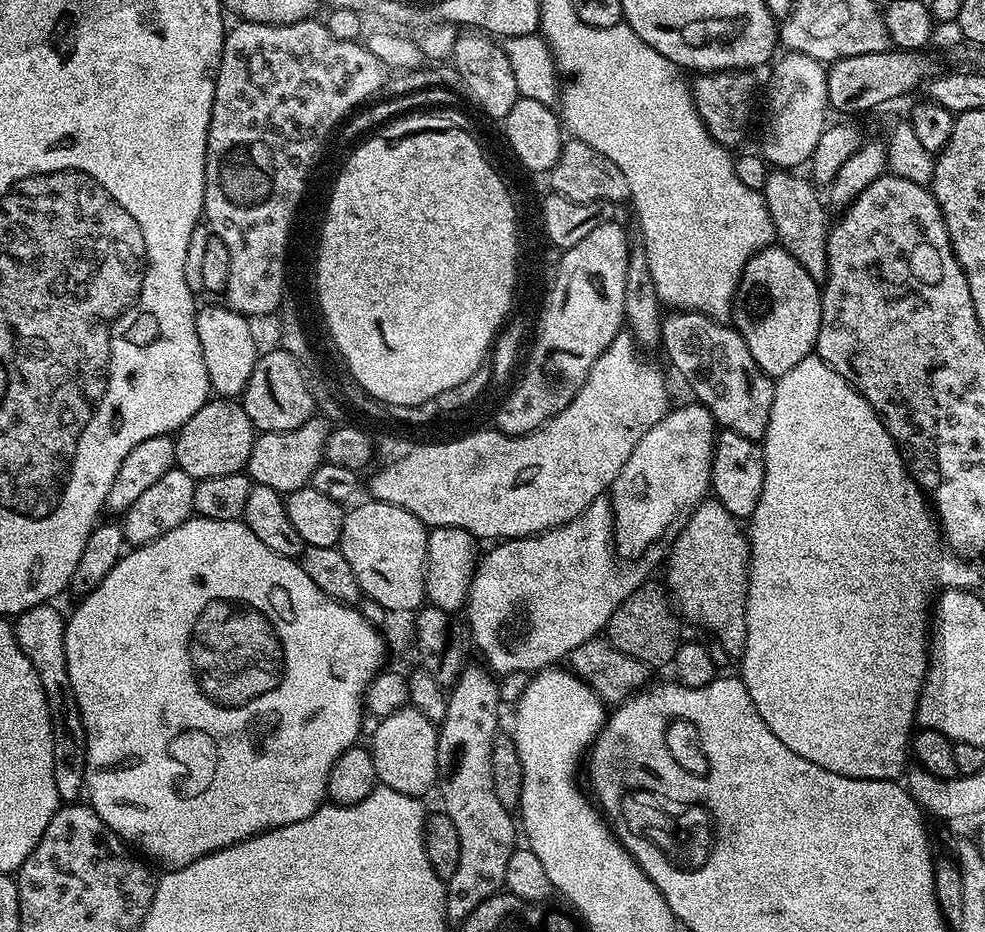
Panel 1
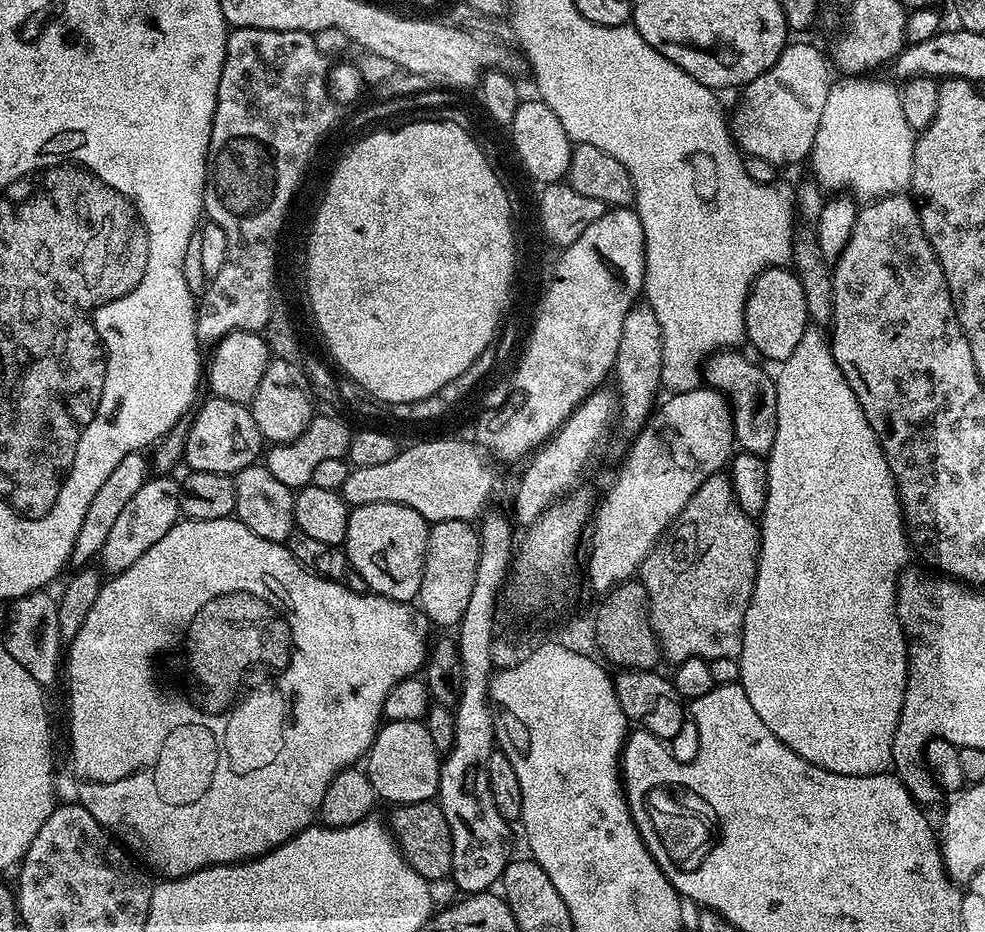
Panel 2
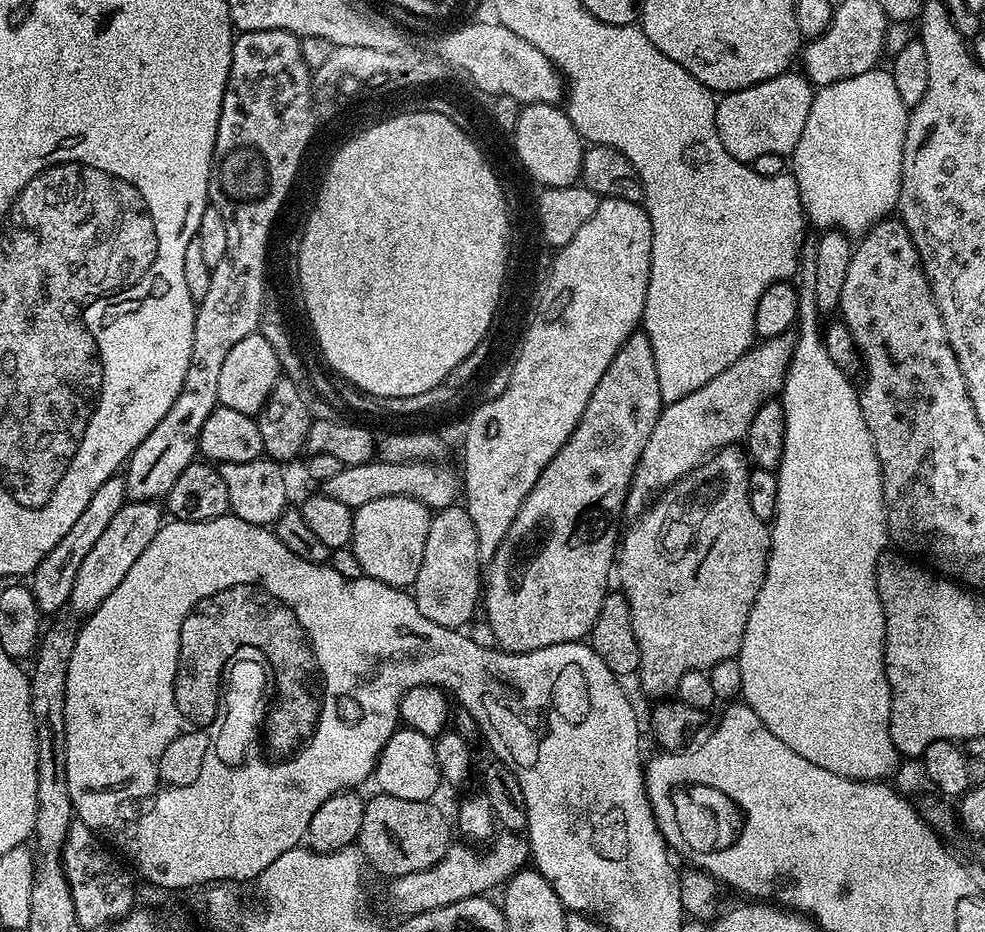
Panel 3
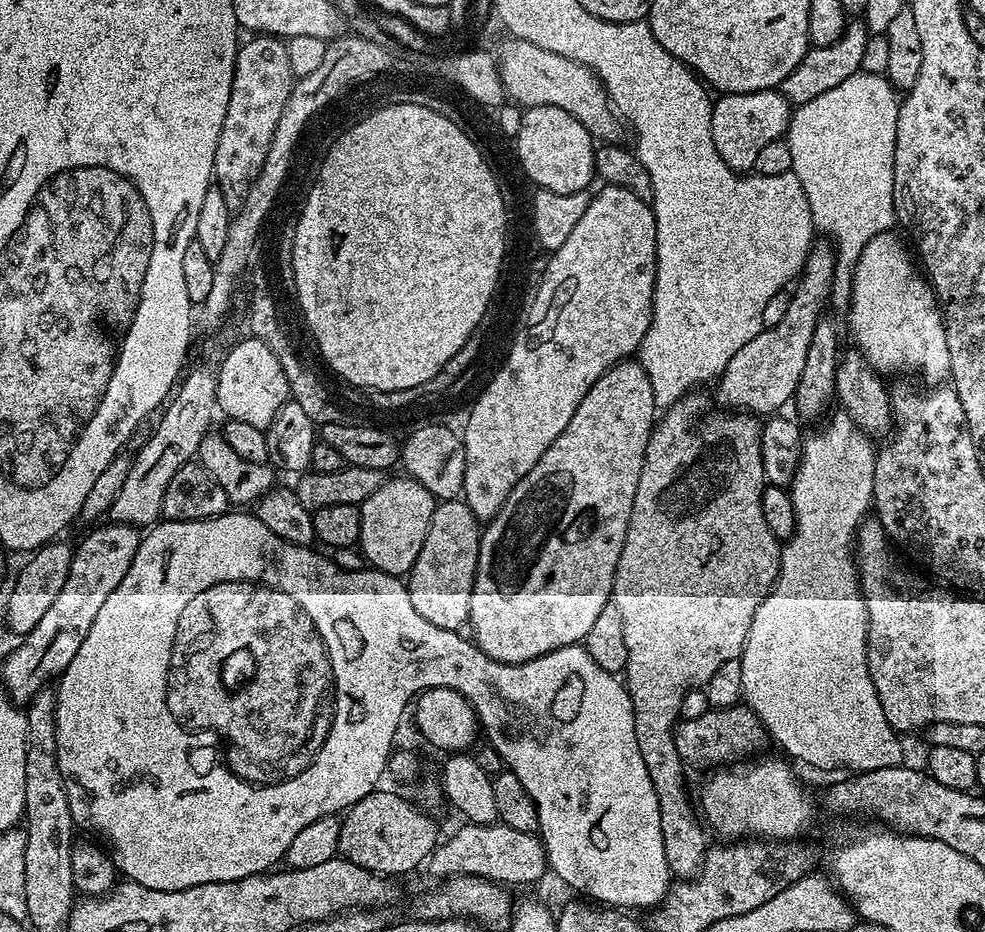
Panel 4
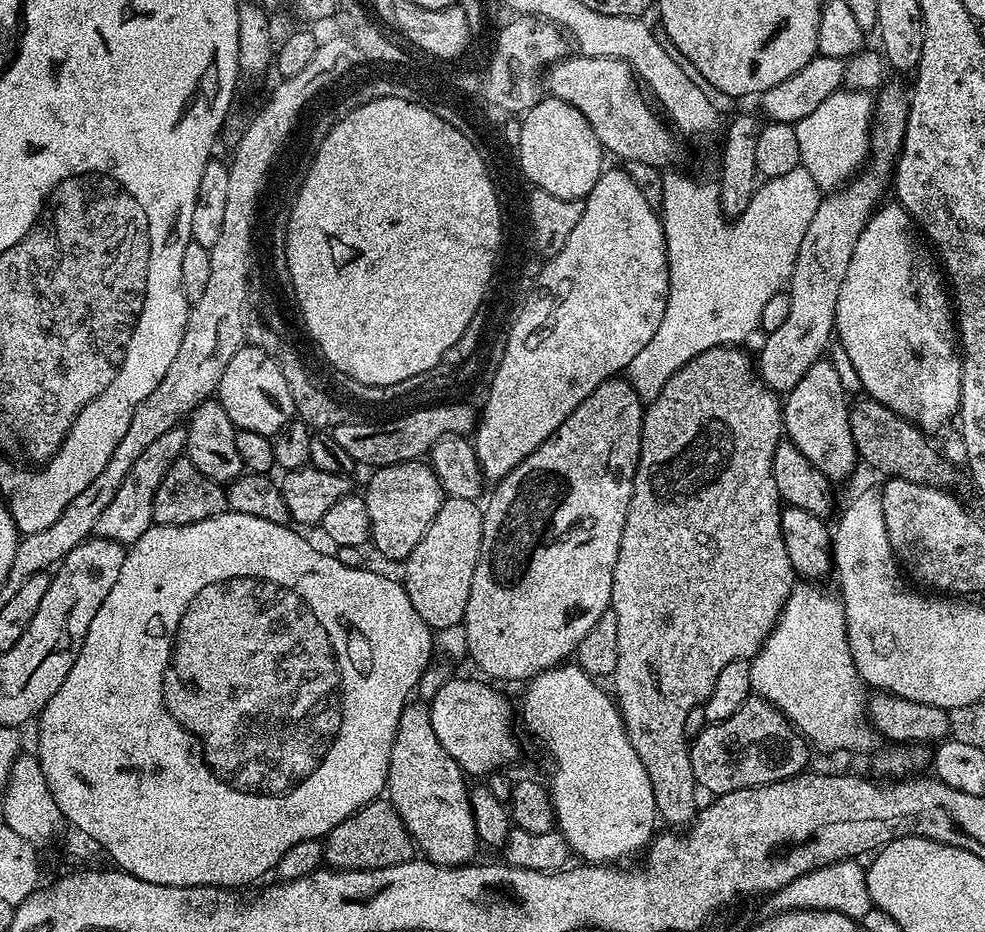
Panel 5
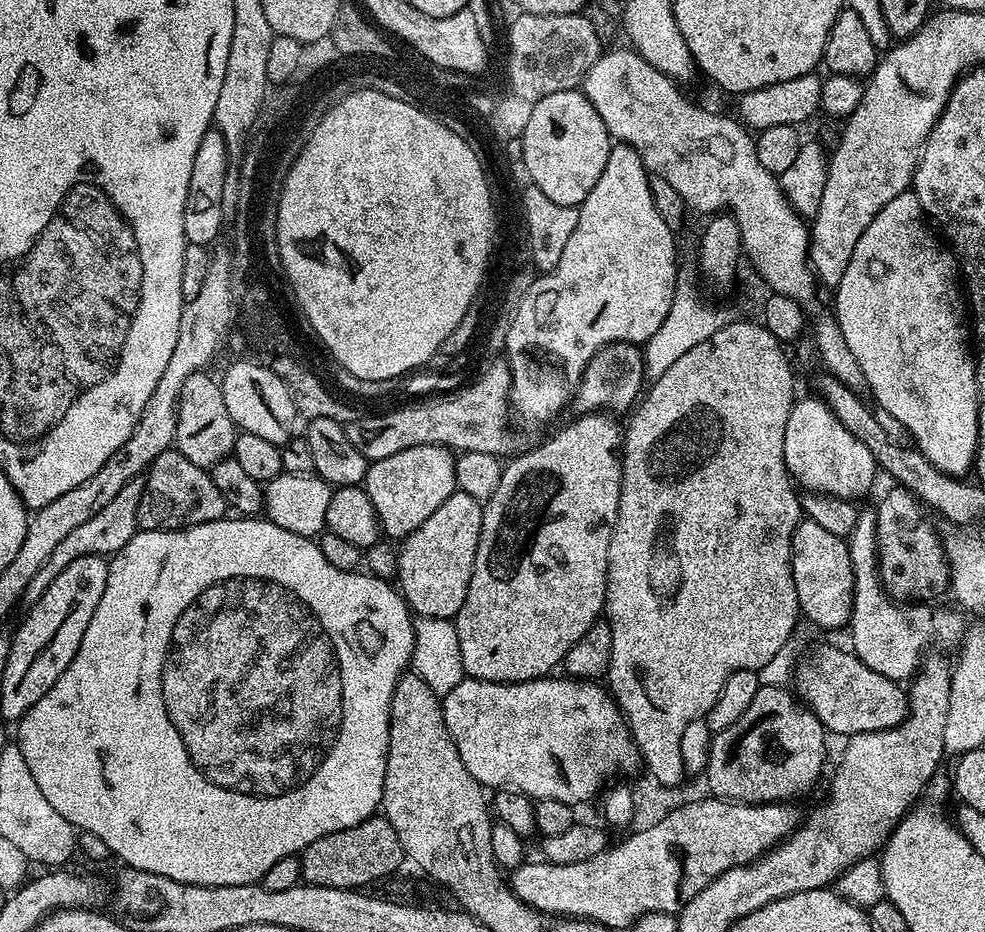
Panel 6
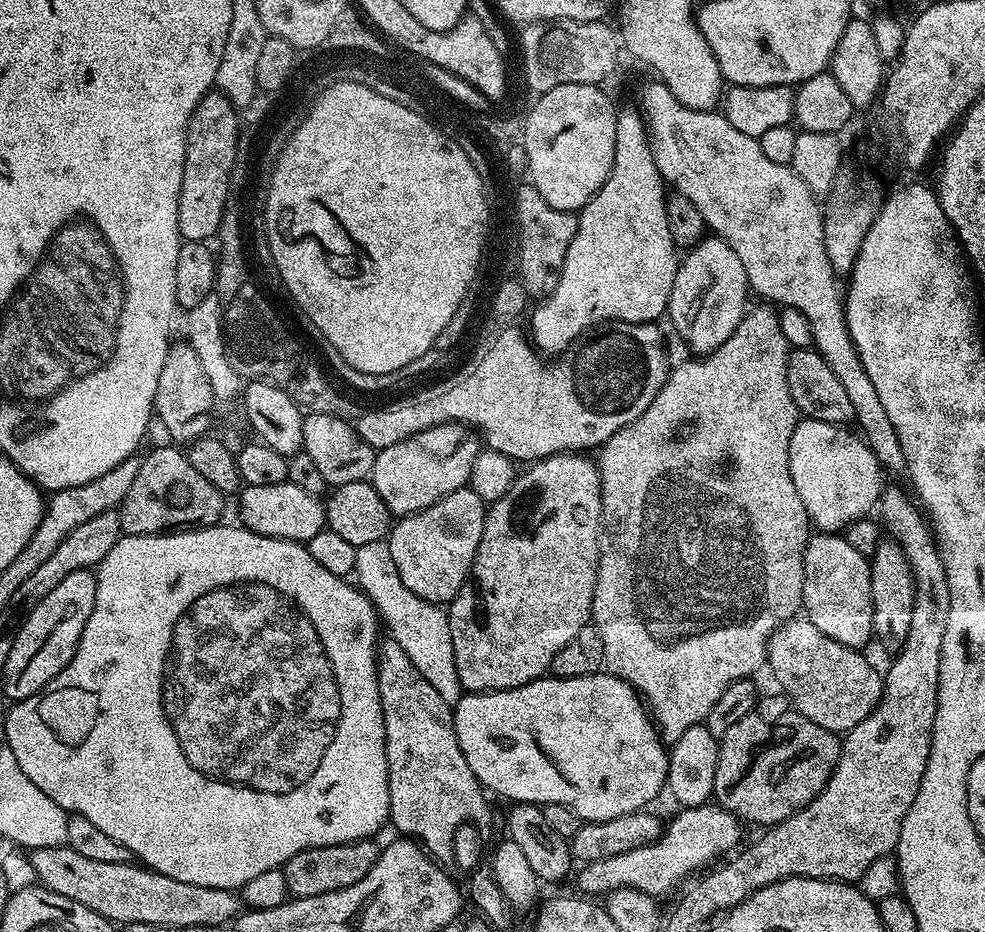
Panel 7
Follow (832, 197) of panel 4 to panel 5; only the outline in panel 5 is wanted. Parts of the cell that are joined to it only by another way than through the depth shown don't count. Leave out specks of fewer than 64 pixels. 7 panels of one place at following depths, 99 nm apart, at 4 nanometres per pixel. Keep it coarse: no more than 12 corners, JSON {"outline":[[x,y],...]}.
{"outline":[[842,88],[794,125],[823,191],[869,157],[874,100]]}

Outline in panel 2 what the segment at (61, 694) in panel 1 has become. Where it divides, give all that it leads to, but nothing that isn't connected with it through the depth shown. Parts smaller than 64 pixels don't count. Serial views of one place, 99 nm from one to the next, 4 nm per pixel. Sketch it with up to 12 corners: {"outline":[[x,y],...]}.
{"outline":[[57,599],[13,601],[2,636],[43,688],[62,666]]}

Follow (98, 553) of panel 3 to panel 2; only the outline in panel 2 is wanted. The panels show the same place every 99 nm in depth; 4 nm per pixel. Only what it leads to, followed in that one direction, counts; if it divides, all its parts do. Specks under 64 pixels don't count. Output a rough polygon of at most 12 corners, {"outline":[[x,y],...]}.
{"outline":[[153,475],[98,557],[125,572],[181,519],[181,481]]}

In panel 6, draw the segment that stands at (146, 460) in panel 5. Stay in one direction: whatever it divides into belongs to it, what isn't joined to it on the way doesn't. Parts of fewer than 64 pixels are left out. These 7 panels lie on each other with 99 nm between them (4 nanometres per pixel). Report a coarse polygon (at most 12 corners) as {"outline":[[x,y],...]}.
{"outline":[[143,479],[122,486],[30,578],[36,604],[50,582],[87,556],[111,558],[140,528]]}

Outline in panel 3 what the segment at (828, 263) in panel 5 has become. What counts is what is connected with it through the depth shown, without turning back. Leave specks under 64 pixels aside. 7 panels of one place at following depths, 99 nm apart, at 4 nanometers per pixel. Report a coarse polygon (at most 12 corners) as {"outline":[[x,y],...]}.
{"outline":[[792,334],[661,407],[628,488],[639,516],[781,395]]}

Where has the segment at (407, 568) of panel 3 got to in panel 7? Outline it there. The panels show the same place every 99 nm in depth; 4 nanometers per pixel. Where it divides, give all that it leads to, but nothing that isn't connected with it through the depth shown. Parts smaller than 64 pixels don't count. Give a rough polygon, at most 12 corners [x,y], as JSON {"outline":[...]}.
{"outline":[[439,424],[379,449],[370,483],[393,517],[465,487],[479,435]]}

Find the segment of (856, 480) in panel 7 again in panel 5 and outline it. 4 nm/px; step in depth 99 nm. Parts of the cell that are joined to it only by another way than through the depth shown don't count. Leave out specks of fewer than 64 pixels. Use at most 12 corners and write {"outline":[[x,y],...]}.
{"outline":[[822,358],[781,405],[785,435],[829,481],[858,464],[850,402]]}

